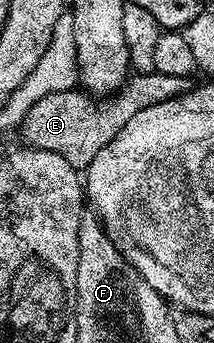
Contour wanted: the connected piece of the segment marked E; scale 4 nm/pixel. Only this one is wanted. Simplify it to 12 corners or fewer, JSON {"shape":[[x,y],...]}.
{"shape":[[152,71],[93,98],[46,93],[23,142],[86,169],[134,113],[177,99],[185,77]]}

